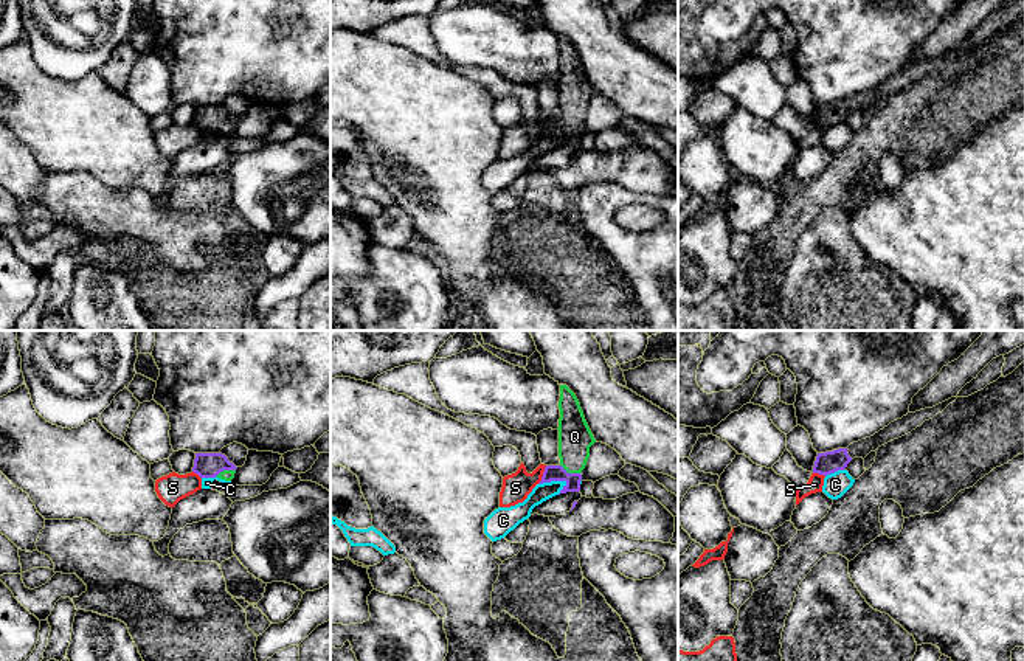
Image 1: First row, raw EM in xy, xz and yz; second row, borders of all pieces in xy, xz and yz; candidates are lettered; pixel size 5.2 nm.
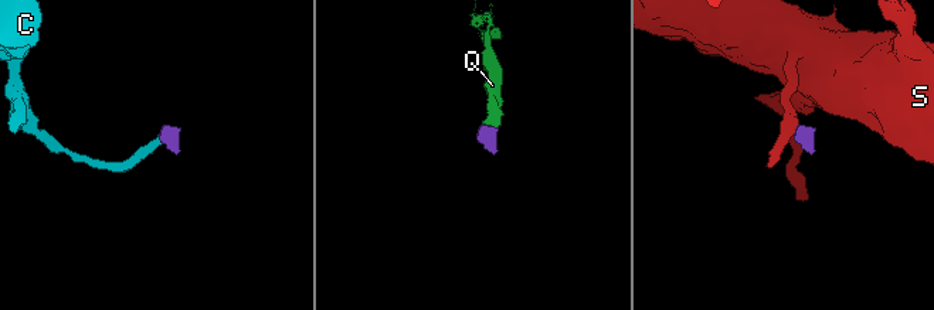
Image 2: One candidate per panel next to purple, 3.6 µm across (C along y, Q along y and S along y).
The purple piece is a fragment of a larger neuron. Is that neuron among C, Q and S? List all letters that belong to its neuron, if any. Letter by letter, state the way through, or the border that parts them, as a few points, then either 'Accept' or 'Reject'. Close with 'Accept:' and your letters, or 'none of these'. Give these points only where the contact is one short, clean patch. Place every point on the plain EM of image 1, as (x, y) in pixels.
C: Boundary: xz (567, 134), (543, 134), (539, 137). Reject
Q: Path across: xz (551, 124), (570, 126), (574, 89). Accept
S: Boundary: xz (546, 118), (537, 135). Reject
Accept: Q

